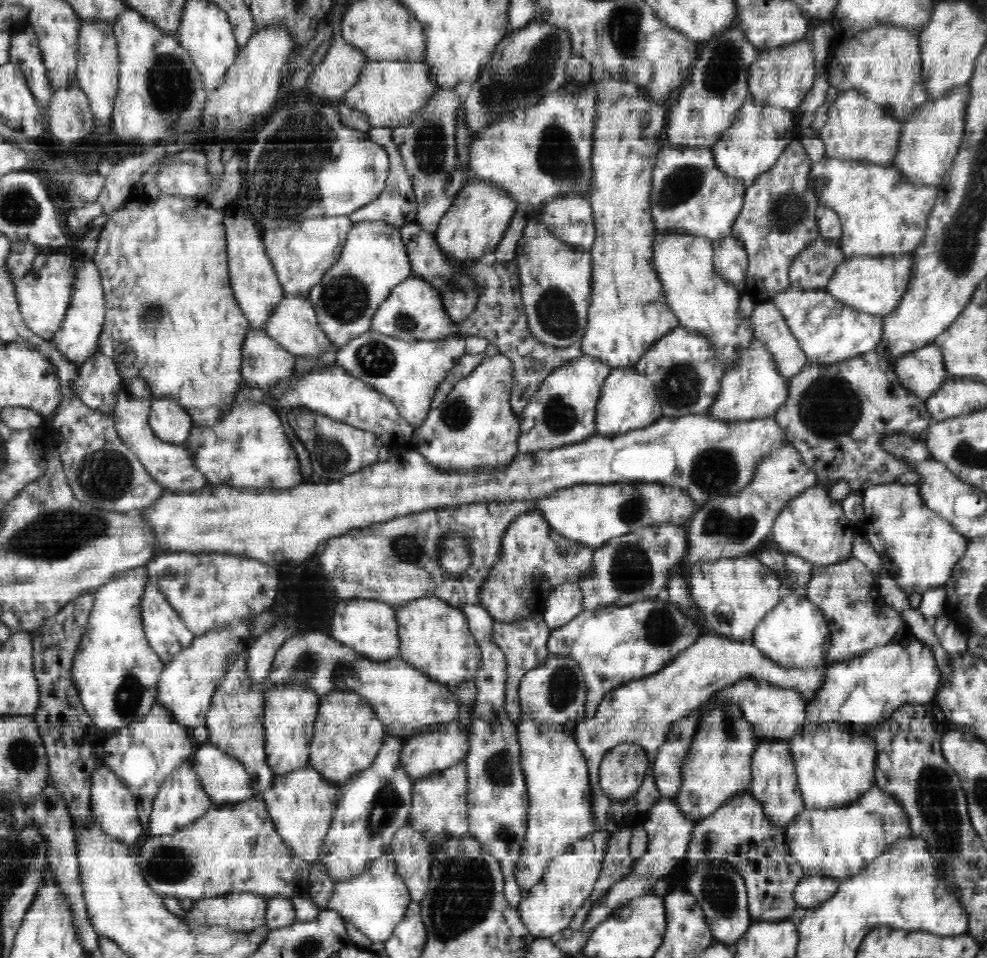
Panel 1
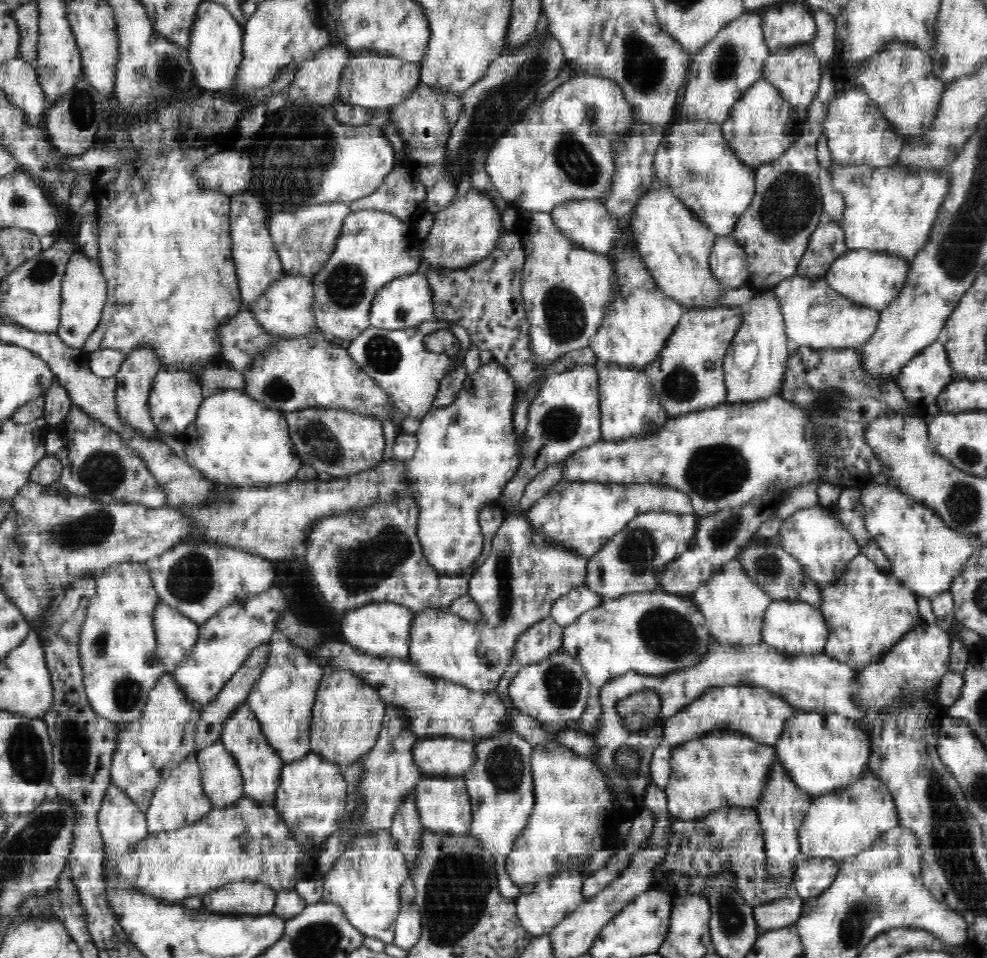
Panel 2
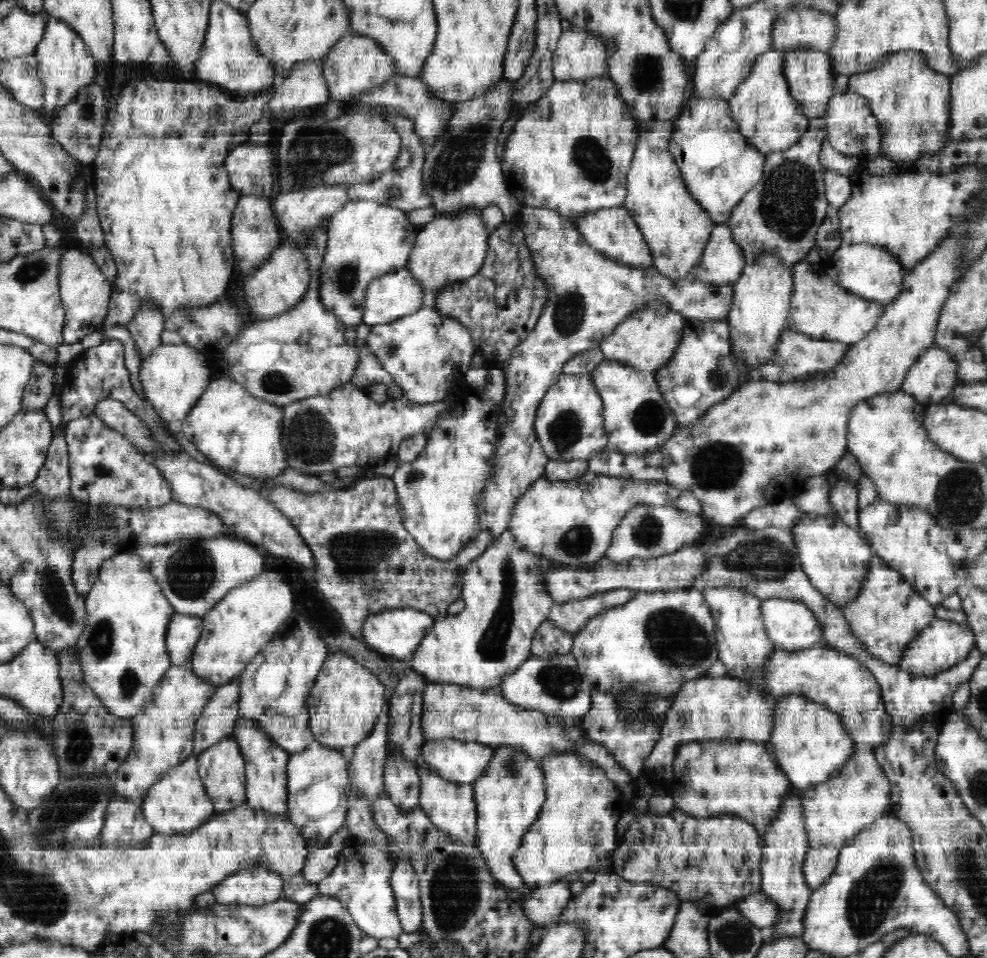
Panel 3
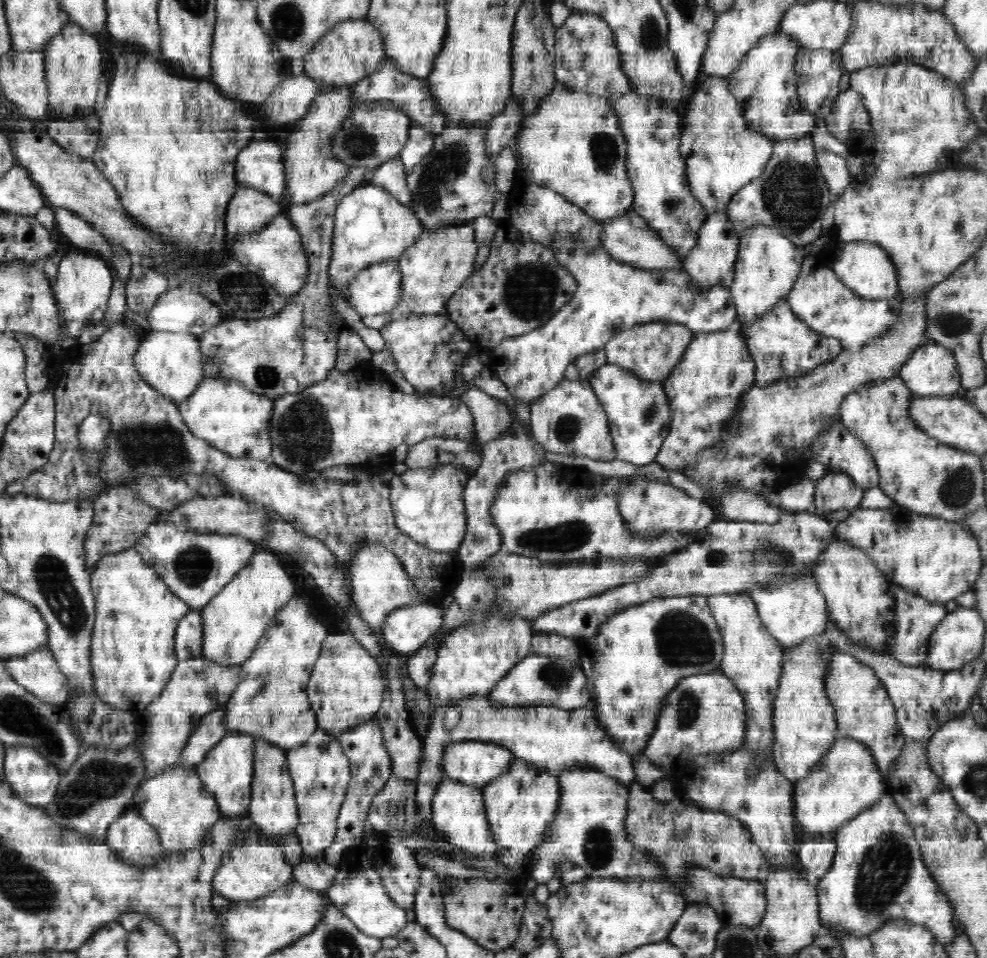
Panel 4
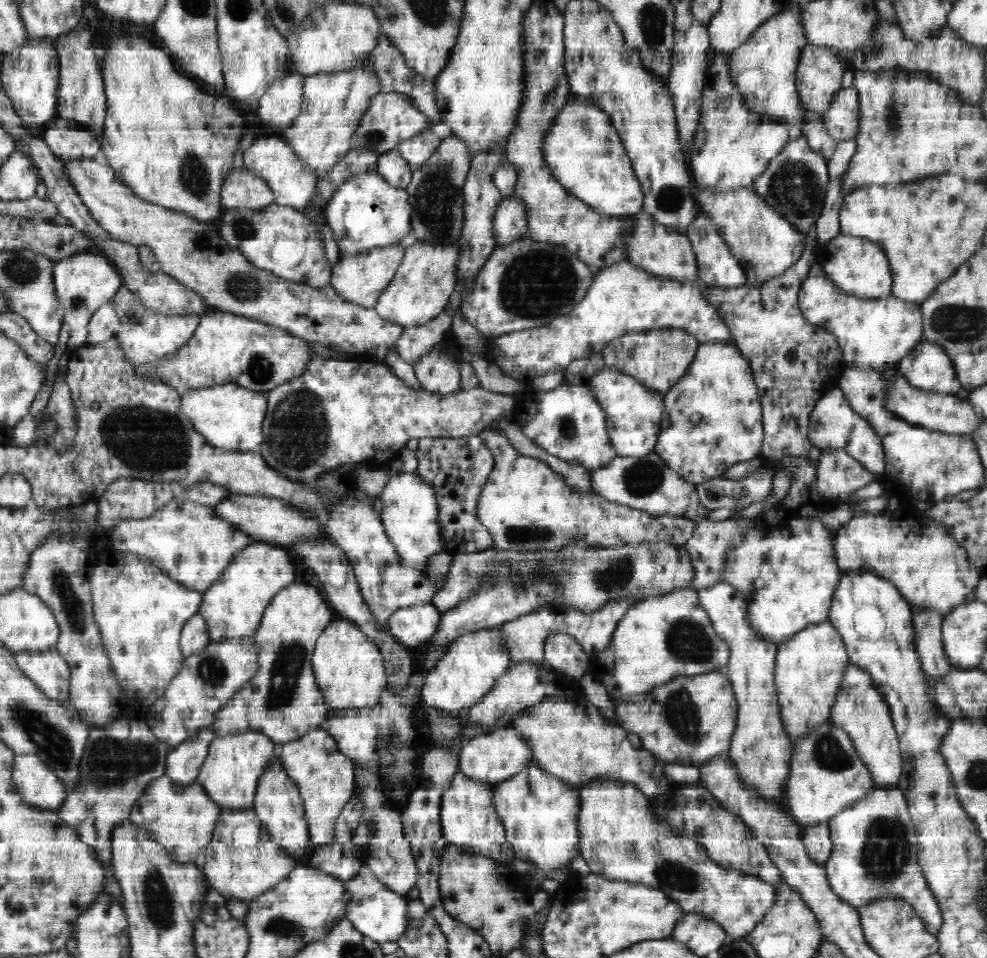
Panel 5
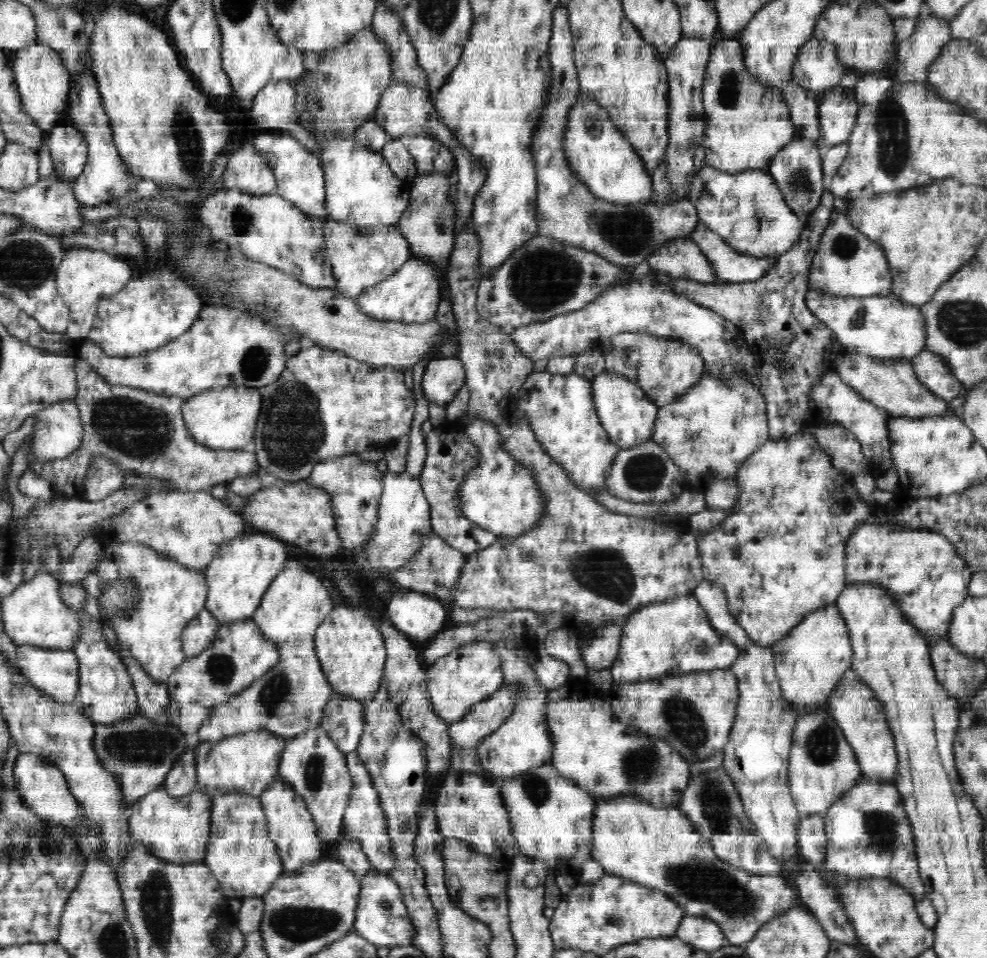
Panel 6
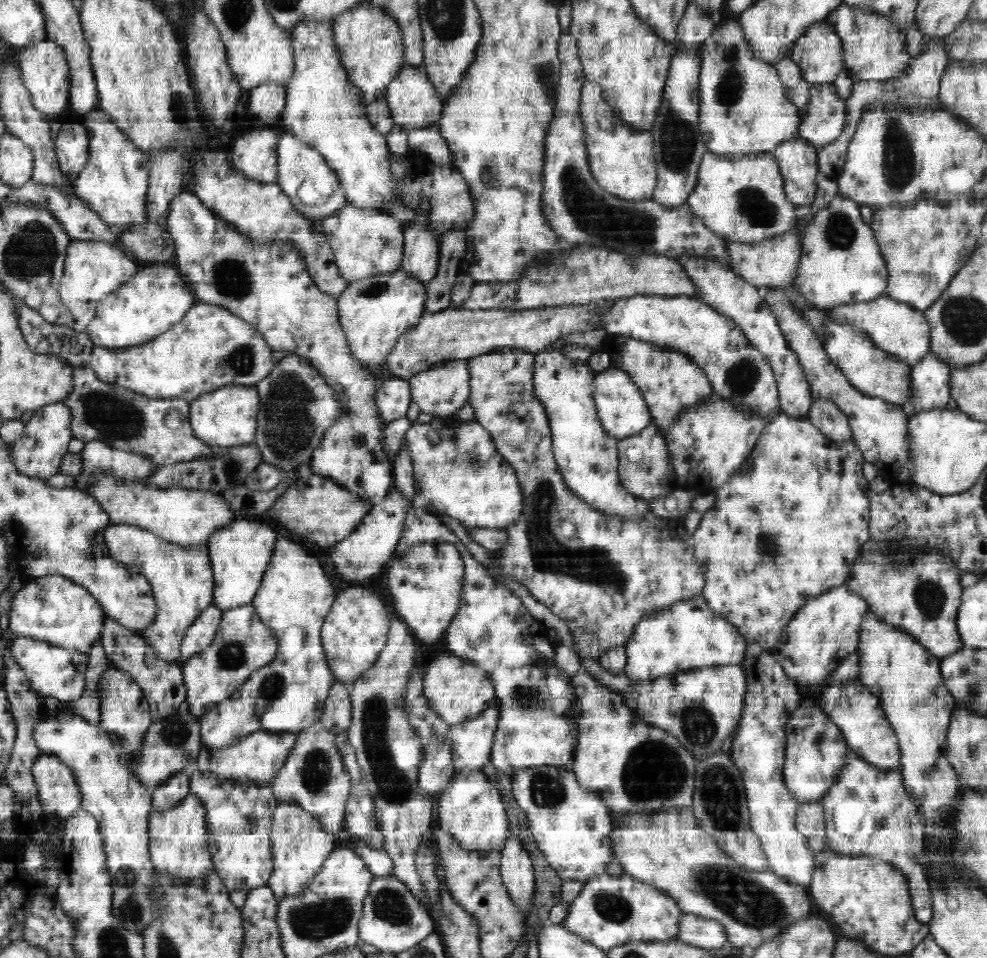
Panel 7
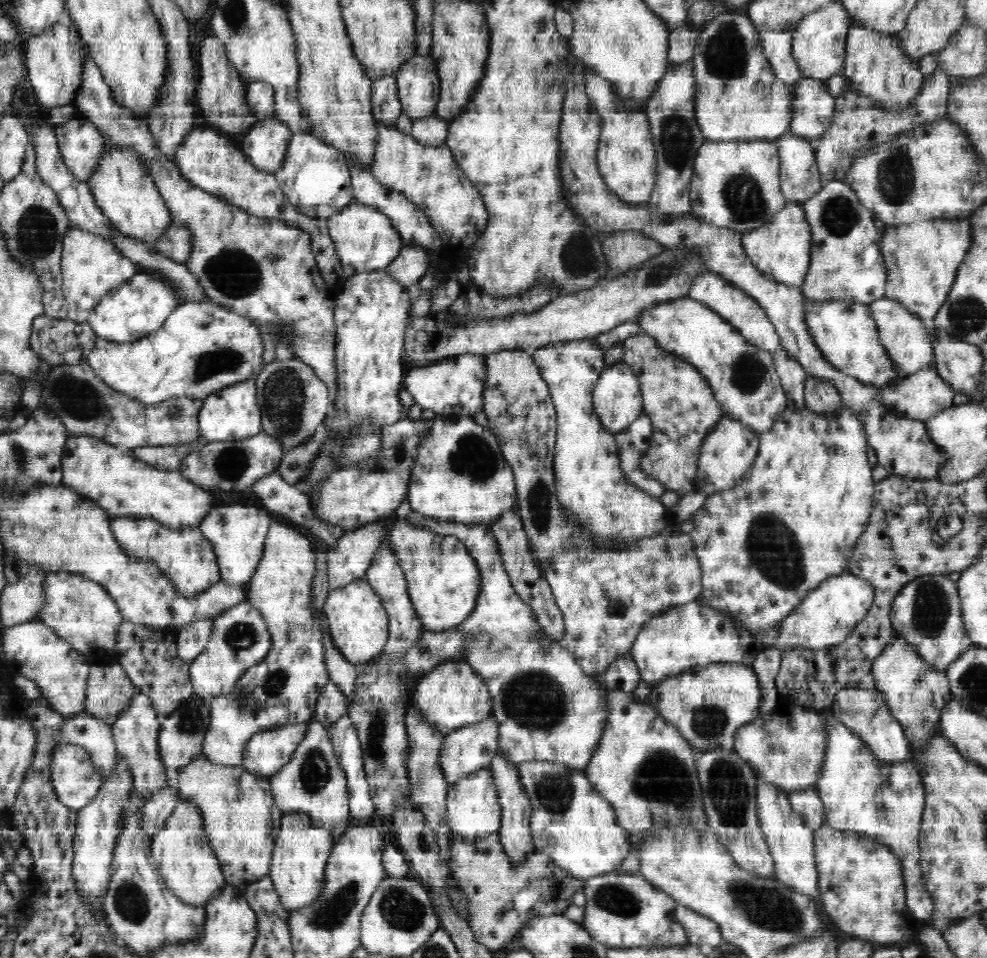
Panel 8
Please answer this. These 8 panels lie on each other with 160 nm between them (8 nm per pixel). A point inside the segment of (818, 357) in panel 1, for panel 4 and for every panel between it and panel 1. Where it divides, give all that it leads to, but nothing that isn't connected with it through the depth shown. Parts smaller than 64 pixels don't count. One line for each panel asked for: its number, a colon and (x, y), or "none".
2: (849, 325)
3: (820, 308)
4: (819, 299)

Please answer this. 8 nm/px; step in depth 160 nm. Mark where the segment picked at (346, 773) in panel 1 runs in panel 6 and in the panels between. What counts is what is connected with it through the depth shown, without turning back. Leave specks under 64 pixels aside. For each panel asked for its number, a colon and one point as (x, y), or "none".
2: (347, 717)
3: (345, 701)
4: (346, 688)
5: (349, 668)
6: (352, 651)

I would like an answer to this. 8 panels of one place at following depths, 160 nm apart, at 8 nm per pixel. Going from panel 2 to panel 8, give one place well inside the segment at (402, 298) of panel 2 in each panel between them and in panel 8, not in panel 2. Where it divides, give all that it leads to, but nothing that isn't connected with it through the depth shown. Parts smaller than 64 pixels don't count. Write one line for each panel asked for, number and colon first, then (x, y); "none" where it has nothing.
3: (396, 294)
4: (375, 290)
5: (360, 278)
6: (360, 258)
7: (366, 242)
8: (364, 238)

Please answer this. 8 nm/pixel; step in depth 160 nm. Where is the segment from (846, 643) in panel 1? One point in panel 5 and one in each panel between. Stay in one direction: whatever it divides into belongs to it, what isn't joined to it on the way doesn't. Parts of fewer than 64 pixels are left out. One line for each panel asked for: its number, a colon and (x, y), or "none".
2: (867, 612)
3: (888, 613)
4: (916, 618)
5: (929, 644)

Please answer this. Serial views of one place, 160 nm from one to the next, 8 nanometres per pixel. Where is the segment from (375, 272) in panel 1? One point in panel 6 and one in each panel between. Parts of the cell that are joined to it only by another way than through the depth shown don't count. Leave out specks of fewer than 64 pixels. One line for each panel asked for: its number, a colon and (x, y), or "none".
2: (374, 247)
3: (366, 238)
4: (371, 226)
5: (366, 212)
6: (360, 187)

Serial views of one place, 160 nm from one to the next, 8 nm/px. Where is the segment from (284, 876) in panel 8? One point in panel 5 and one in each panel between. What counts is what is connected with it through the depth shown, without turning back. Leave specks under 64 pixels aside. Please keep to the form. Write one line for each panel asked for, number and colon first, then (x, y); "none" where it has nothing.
5: (277, 803)
6: (290, 826)
7: (300, 847)

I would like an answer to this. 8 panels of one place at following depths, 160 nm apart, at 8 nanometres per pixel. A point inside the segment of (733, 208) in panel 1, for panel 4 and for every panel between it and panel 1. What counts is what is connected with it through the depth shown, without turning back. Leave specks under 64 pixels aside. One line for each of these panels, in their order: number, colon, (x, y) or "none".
2: (694, 160)
3: (718, 166)
4: (732, 155)

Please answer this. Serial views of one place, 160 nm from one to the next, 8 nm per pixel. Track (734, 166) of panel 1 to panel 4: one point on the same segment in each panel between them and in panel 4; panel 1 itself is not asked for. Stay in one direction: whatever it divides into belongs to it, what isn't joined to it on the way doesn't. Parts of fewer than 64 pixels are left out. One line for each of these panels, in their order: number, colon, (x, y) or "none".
2: (762, 125)
3: (768, 117)
4: (765, 84)

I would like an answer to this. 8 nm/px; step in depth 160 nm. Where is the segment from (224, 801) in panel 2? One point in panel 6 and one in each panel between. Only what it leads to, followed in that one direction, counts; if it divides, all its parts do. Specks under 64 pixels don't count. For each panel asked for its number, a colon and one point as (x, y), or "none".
3: (221, 767)
4: (227, 772)
5: (235, 763)
6: (248, 763)

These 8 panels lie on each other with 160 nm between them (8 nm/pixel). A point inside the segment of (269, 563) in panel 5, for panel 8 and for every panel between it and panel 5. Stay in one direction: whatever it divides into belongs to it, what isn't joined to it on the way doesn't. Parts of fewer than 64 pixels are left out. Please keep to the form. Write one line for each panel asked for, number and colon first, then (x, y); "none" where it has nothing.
6: (240, 573)
7: (240, 552)
8: (237, 533)

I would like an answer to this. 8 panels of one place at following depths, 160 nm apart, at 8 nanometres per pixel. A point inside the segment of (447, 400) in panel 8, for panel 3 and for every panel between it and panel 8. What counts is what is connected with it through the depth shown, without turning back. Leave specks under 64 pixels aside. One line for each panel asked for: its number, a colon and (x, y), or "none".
3: (427, 354)
4: (430, 351)
5: (439, 372)
6: (442, 380)
7: (441, 390)

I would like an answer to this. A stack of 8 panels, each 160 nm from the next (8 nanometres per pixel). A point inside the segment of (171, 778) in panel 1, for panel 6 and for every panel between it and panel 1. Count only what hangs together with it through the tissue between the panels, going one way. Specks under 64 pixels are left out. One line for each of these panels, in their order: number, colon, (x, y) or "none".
2: (179, 800)
3: (178, 803)
4: (175, 802)
5: (180, 816)
6: (177, 830)

